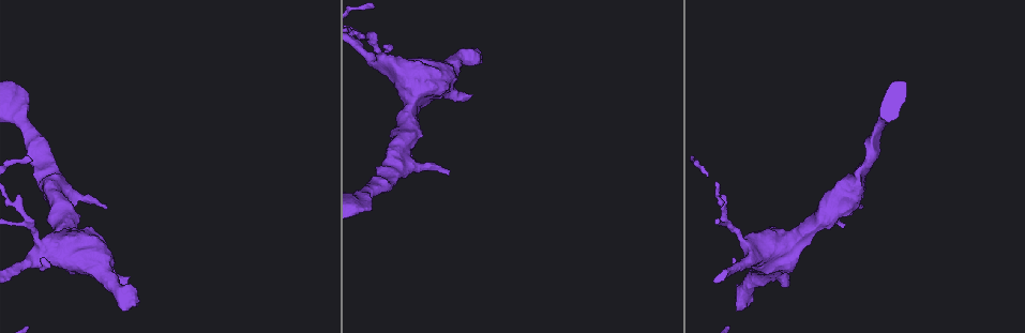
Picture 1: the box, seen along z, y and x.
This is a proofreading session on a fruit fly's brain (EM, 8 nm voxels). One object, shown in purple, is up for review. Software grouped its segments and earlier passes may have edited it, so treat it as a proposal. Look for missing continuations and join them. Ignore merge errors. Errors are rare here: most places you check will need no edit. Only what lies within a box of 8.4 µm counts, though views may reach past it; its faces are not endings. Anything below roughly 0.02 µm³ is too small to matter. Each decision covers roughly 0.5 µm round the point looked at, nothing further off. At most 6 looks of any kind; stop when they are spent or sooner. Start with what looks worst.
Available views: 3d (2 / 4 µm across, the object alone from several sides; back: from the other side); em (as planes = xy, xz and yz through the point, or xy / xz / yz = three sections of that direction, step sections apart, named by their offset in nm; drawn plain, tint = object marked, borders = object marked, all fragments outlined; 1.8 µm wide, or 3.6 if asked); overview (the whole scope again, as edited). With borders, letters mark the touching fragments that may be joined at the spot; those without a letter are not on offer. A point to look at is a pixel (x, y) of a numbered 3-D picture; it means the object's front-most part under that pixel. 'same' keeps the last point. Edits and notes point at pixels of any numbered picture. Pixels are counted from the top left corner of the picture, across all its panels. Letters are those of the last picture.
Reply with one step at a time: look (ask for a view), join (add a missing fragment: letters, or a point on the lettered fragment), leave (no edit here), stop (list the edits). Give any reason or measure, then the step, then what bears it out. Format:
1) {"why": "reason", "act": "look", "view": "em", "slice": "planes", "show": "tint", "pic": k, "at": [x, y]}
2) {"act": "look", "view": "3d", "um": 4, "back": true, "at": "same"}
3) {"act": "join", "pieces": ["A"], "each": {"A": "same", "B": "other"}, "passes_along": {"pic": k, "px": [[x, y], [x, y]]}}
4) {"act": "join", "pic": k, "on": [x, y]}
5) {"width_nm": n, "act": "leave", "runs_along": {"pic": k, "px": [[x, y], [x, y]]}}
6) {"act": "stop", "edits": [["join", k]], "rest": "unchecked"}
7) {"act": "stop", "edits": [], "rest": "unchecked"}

{"why": "an open end", "act": "look", "view": "3d", "um": 4, "pic": 1, "at": [106, 209]}

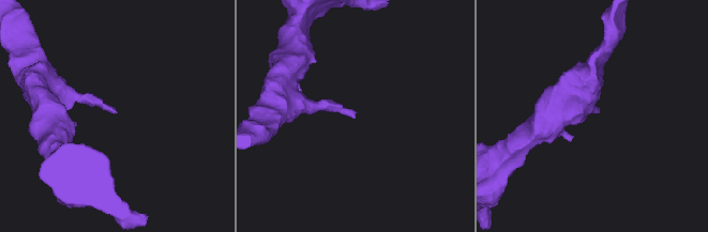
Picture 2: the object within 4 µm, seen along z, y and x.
{"act": "look", "view": "em", "slice": "yz", "step": 8, "show": "plain", "pic": 2, "at": [114, 113]}

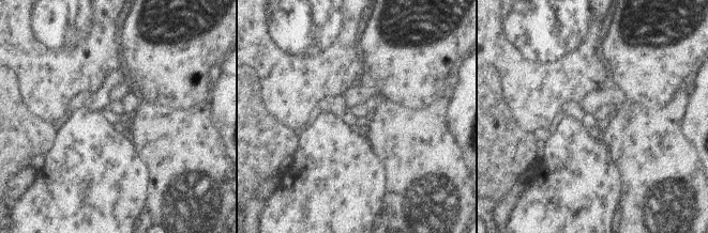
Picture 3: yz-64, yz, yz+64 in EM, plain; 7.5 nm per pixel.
{"why": "see the neighbours", "act": "look", "view": "em", "slice": "yz", "step": 8, "show": "borders", "at": "same"}

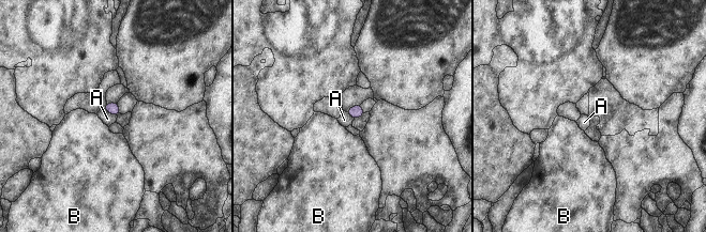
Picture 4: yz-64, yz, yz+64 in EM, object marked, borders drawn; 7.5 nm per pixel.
{"width_nm": 100, "act": "leave", "each": {"A": "other", "B": "other"}, "border": {"pic": 4, "px": [[103, 109], [117, 117]]}, "found": "no lettered fragment goes on from it"}

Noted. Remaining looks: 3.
{"why": "branch stops here", "act": "look", "view": "3d", "um": 4, "pic": 1, "at": [735, 258]}

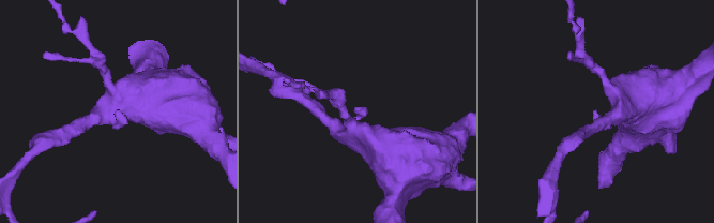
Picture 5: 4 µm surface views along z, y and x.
{"act": "look", "view": "em", "slice": "planes", "show": "borders", "pic": 5, "at": [595, 112]}

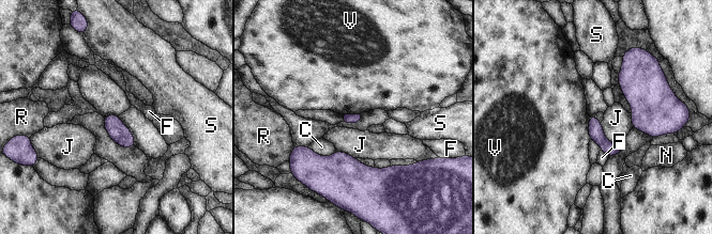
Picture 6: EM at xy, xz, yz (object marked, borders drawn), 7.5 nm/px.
{"longest_contact_nm": ["C", 220], "act": "leave", "each": {"C": "other", "F": "other", "J": "other", "N": "other", "R": "other", "S": "other", "V": "other"}, "found": "no lettered fragment goes on from it"}

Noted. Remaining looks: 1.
{"why": "an open end", "act": "look", "view": "em", "slice": "planes", "show": "borders", "pic": 1, "at": [482, 58]}

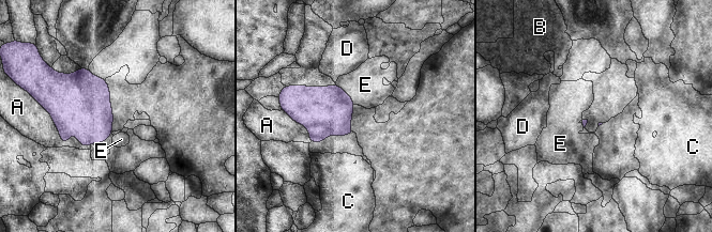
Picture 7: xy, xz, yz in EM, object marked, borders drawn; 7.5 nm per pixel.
{"longest_contact_nm": ["A", 480], "act": "leave", "each": {"A": "other", "B": "other", "C": "other", "D": "other", "E": "other"}, "border": {"pic": 7, "px": [[336, 82], [351, 97], [354, 104]]}, "found": "no lettered fragment goes on from it"}

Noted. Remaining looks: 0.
{"act": "stop", "edits": [], "rest": "unchecked"}

